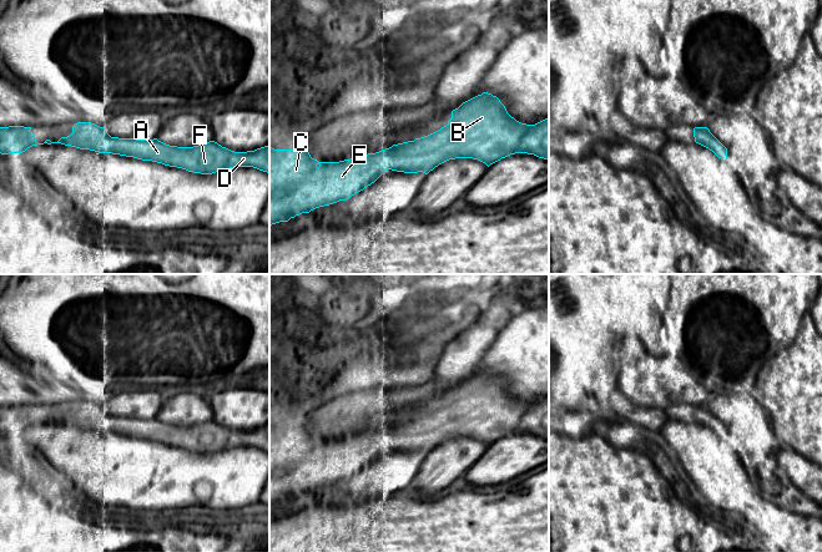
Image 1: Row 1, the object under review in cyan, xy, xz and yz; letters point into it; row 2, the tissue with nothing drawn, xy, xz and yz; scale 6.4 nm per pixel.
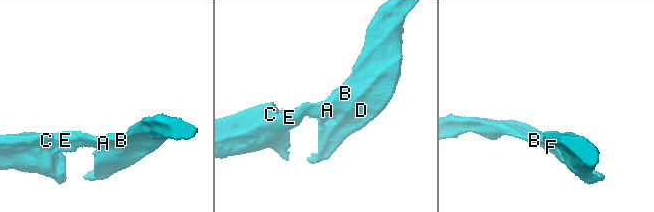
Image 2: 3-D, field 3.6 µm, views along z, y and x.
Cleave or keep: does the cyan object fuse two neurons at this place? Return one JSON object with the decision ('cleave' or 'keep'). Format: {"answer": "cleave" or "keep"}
{"answer": "keep"}

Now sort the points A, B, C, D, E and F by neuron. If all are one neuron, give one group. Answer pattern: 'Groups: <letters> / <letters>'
Groups: A B C D E F

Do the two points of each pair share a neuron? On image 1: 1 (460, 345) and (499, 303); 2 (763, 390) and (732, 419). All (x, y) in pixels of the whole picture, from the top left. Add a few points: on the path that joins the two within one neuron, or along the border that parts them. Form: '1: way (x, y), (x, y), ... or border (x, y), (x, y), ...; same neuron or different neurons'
1: way (472, 339), (497, 314); same neuron
2: border (754, 399), (765, 410); different neurons

